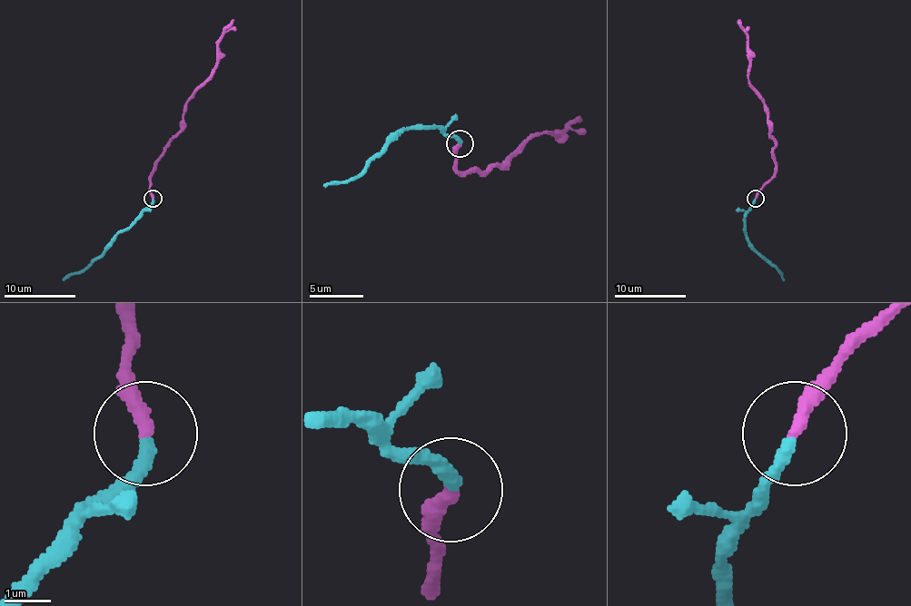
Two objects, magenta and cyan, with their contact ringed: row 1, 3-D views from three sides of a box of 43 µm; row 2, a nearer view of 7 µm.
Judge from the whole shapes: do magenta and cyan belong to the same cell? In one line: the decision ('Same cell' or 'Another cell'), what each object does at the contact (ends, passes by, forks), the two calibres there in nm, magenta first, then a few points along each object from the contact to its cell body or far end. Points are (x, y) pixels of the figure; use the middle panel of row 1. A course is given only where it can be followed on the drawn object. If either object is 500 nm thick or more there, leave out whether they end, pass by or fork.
Same cell. At the ring magenta ends. At the ring cyan ends. Thickness 320 nm (magenta) against 280 nm. Course of magenta: (460, 144), (455, 169), (460, 174), (484, 174), (500, 166), (533, 136), (555, 133), (582, 120). Course of cyan: (460, 144), (439, 128), (406, 128), (360, 174), (324, 185)

